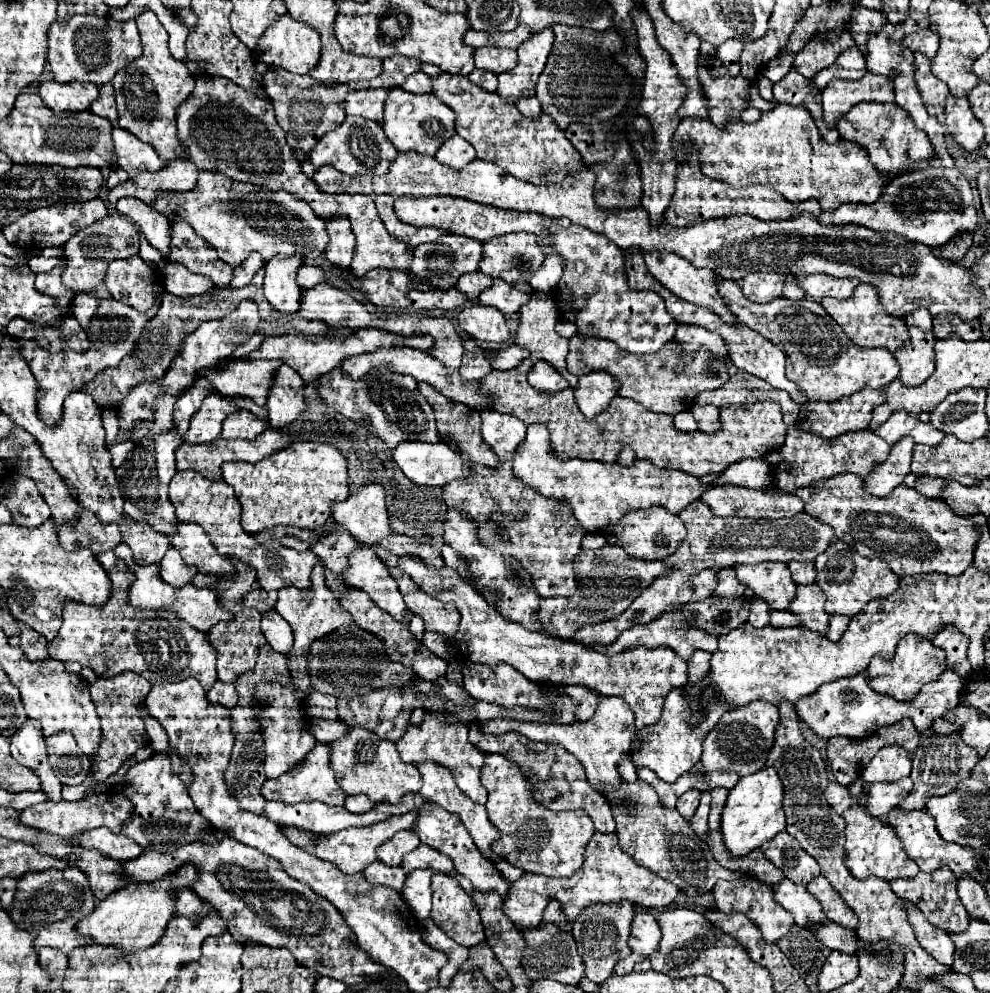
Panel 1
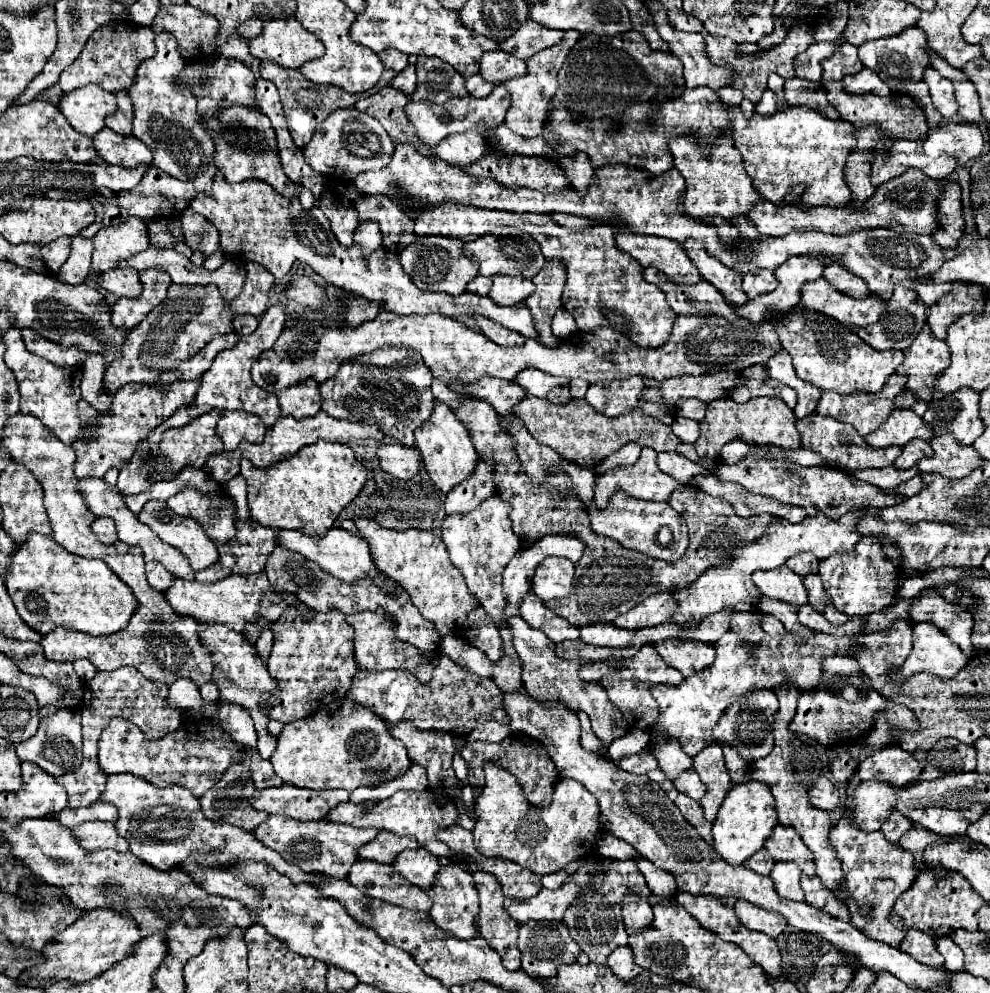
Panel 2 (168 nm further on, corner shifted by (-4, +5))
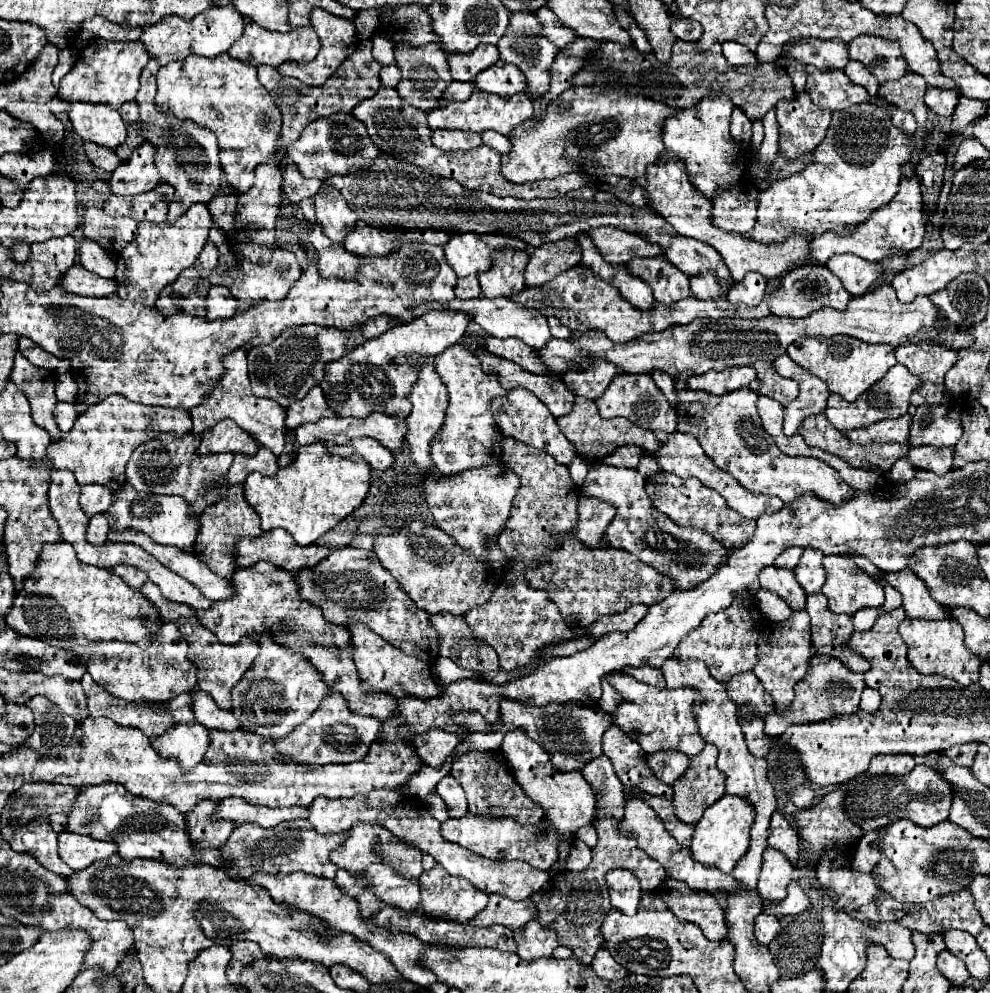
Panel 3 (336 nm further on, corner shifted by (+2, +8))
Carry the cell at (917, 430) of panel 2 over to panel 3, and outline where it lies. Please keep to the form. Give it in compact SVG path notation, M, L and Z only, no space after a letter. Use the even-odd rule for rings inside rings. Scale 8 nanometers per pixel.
M899 416L897 420L881 420L877 424L871 424L869 428L849 430L849 440L857 444L883 444L883 442L899 442L907 444L909 440L909 424L911 416Z

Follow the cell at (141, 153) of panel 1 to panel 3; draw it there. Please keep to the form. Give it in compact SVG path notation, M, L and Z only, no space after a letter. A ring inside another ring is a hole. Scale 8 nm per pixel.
M85 142L83 144L85 148L85 154L87 158L101 170L107 170L107 172L113 172L117 166L121 166L121 158L115 154L115 150L111 148L101 148L99 144L93 144L93 142Z

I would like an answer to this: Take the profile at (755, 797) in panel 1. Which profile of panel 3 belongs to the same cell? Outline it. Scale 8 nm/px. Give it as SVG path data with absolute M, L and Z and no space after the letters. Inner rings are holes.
M725 794L713 806L709 806L703 818L695 824L695 834L691 842L693 858L701 864L715 866L723 872L731 872L749 848L749 828L753 826L753 804L745 804L739 796Z

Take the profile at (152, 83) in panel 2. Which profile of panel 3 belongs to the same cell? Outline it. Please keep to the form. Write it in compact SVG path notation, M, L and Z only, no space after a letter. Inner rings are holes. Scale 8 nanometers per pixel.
M151 58L149 64L143 68L141 72L141 88L137 92L137 104L141 110L141 136L145 138L145 142L155 146L155 166L159 170L159 174L165 178L165 182L169 182L177 192L173 198L173 204L169 204L169 222L175 222L191 204L203 202L207 204L209 200L213 200L221 188L221 180L223 180L223 172L221 172L221 164L219 164L219 146L217 146L217 138L213 136L213 132L209 132L209 128L201 128L199 124L193 124L191 120L177 120L177 116L173 116L173 112L161 112L157 108L157 104L153 104L155 100L155 74L159 70L159 64Z

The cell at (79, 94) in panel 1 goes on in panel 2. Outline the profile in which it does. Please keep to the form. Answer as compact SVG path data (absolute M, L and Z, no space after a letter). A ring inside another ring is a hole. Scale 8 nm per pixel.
M87 85L79 87L79 91L71 91L71 95L63 95L59 111L67 117L71 127L75 127L75 131L93 137L105 127L105 119L117 111L117 101L109 91Z

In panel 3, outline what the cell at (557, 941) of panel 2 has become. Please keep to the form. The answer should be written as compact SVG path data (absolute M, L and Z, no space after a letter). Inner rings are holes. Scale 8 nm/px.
M531 920L523 928L517 928L515 942L517 942L517 954L525 962L531 962L543 956L553 956L553 950L559 946L557 934L551 928L537 924L537 920Z

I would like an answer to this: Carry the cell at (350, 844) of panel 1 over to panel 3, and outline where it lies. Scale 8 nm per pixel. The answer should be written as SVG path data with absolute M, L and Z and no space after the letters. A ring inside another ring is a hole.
M307 820L281 822L275 828L261 828L259 824L241 824L223 844L223 856L233 864L233 868L249 878L255 872L271 872L271 874L289 874L289 872L305 872L323 876L323 866L331 864L329 852L341 846L347 840L349 832L337 834L319 834L307 824Z

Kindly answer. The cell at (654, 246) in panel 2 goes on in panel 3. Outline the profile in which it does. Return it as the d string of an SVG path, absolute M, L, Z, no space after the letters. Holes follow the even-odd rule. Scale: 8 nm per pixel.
M613 226L591 228L589 236L609 264L627 264L633 258L657 258L663 254L661 246Z

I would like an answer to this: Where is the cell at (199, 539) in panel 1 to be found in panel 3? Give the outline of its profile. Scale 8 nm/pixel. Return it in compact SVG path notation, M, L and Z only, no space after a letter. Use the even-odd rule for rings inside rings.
M123 484L115 496L117 500L107 510L111 530L135 528L159 544L171 544L171 546L181 548L183 552L193 552L195 536L199 532L199 522L197 522L197 516L193 516L193 510L189 508L189 504L181 500L181 496L161 496L161 494L137 492L129 484Z

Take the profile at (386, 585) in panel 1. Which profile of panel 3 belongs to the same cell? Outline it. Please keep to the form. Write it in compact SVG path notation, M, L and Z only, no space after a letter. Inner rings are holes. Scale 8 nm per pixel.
M275 528L273 532L263 532L257 538L243 538L237 544L237 566L251 566L259 560L267 560L287 572L297 572L319 564L329 556L329 552L331 548L321 548L317 544L301 548L299 544L293 544L293 536L289 536L289 532Z

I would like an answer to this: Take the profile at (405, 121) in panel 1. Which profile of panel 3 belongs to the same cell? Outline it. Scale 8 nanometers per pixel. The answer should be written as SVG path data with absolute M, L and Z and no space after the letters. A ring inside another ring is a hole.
M475 90L473 96L465 102L449 102L445 108L433 108L427 112L427 124L431 130L437 128L459 128L459 130L497 130L501 134L509 134L517 124L525 122L533 114L533 104L525 92L517 96L493 96L489 92Z

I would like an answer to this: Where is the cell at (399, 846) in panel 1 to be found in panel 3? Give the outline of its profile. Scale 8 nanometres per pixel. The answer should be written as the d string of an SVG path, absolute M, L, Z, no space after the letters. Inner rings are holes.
M353 824L351 826L351 834L349 838L331 852L331 862L335 862L339 868L347 870L349 874L361 874L369 864L373 862L383 862L393 866L399 874L407 876L407 878L419 878L423 874L421 868L421 852L417 852L417 848L413 848L411 844L401 844L401 840L397 840L397 836L391 836L391 832L385 832L385 828L377 826L377 824Z

